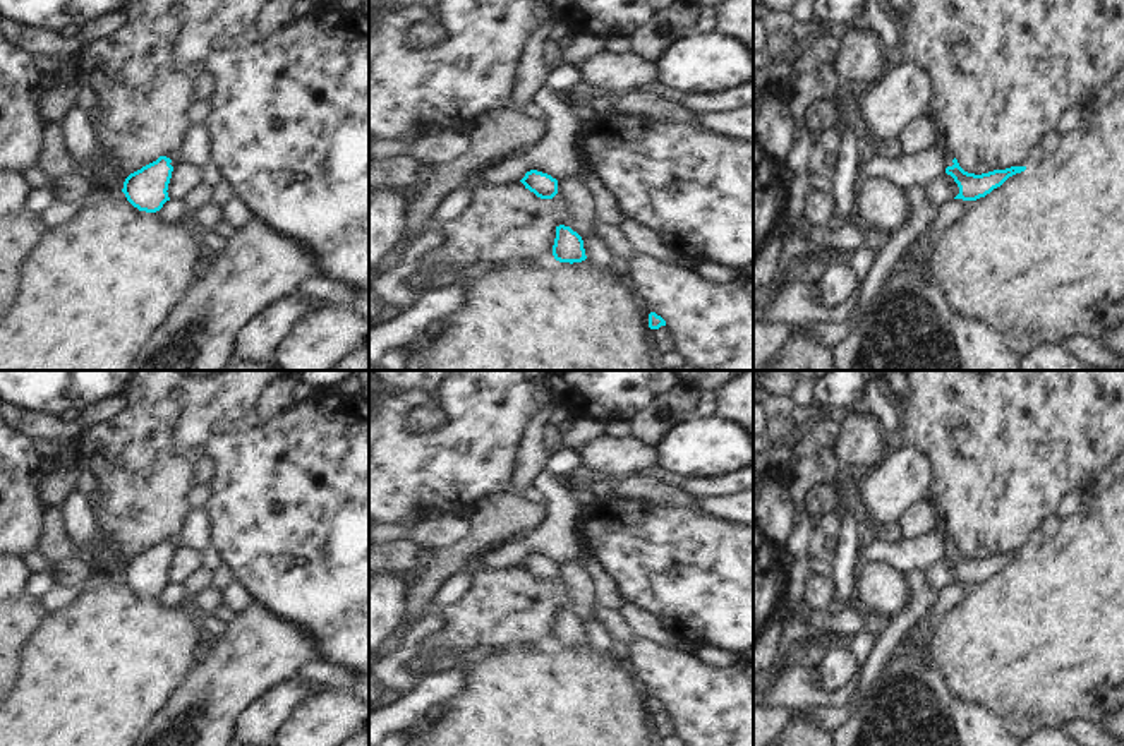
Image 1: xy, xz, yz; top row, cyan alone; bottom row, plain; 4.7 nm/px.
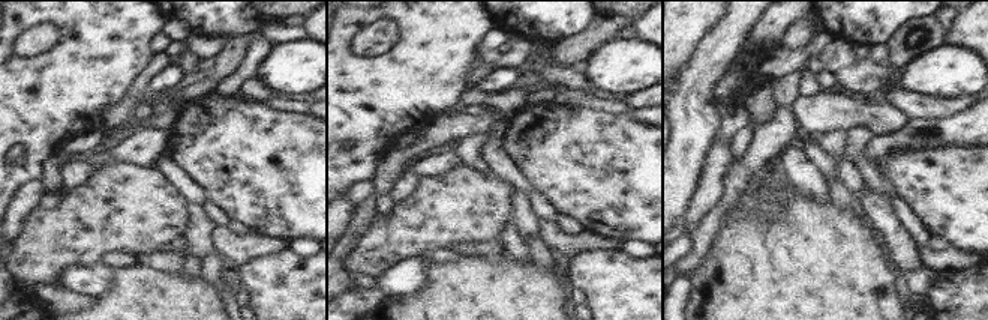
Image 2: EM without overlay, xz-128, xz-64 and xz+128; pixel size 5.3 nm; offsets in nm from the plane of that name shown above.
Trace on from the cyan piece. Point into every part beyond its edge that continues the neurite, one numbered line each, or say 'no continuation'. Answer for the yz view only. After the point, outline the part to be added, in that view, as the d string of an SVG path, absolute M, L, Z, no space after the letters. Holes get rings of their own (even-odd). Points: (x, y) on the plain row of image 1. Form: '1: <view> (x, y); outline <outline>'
1: yz (922, 518); outline M930 497L915 502L901 518L899 526L906 538L916 538L927 533L940 532L947 550L952 550L954 538L947 535Z

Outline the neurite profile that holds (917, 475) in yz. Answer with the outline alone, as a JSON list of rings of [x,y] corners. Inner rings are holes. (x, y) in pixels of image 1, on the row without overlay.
[[[897,441],[887,456],[873,468],[863,468],[853,478],[863,508],[879,521],[899,521],[918,501],[932,494],[932,458],[915,444]],[[884,473],[894,478],[892,496],[879,490]]]

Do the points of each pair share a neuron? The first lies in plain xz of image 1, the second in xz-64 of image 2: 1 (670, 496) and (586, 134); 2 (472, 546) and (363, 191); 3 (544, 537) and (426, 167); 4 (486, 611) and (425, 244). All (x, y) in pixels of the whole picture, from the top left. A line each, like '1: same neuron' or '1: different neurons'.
1: different neurons
2: different neurons
3: same neuron
4: same neuron

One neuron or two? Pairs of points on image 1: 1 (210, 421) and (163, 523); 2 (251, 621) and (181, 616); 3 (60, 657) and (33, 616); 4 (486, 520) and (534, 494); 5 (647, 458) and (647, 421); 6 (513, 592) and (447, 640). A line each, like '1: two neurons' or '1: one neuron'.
1: one neuron
2: two neurons
3: two neurons
4: two neurons
5: two neurons
6: one neuron

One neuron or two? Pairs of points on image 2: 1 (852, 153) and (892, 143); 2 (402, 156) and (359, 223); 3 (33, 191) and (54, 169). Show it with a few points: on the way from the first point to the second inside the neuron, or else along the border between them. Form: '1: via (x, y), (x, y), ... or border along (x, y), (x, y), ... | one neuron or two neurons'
1: border along (874, 135), (865, 153) | two neurons
2: via (387, 173), (368, 206) | one neuron
3: border along (39, 181), (44, 191) | two neurons

